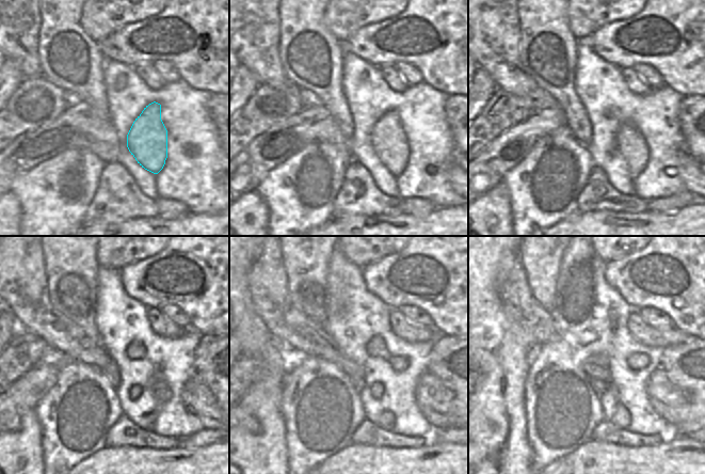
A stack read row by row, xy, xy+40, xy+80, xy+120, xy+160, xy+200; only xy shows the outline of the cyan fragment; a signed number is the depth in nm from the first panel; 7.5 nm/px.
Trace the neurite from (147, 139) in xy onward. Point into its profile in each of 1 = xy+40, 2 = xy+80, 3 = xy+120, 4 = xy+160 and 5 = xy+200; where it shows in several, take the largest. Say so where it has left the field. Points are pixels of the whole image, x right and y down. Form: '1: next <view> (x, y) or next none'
1: next xy+40 (389, 142)
2: next xy+80 (631, 145)
3: next xy+120 (158, 386)
4: next xy+160 (386, 421)
5: next xy+200 (622, 417)

